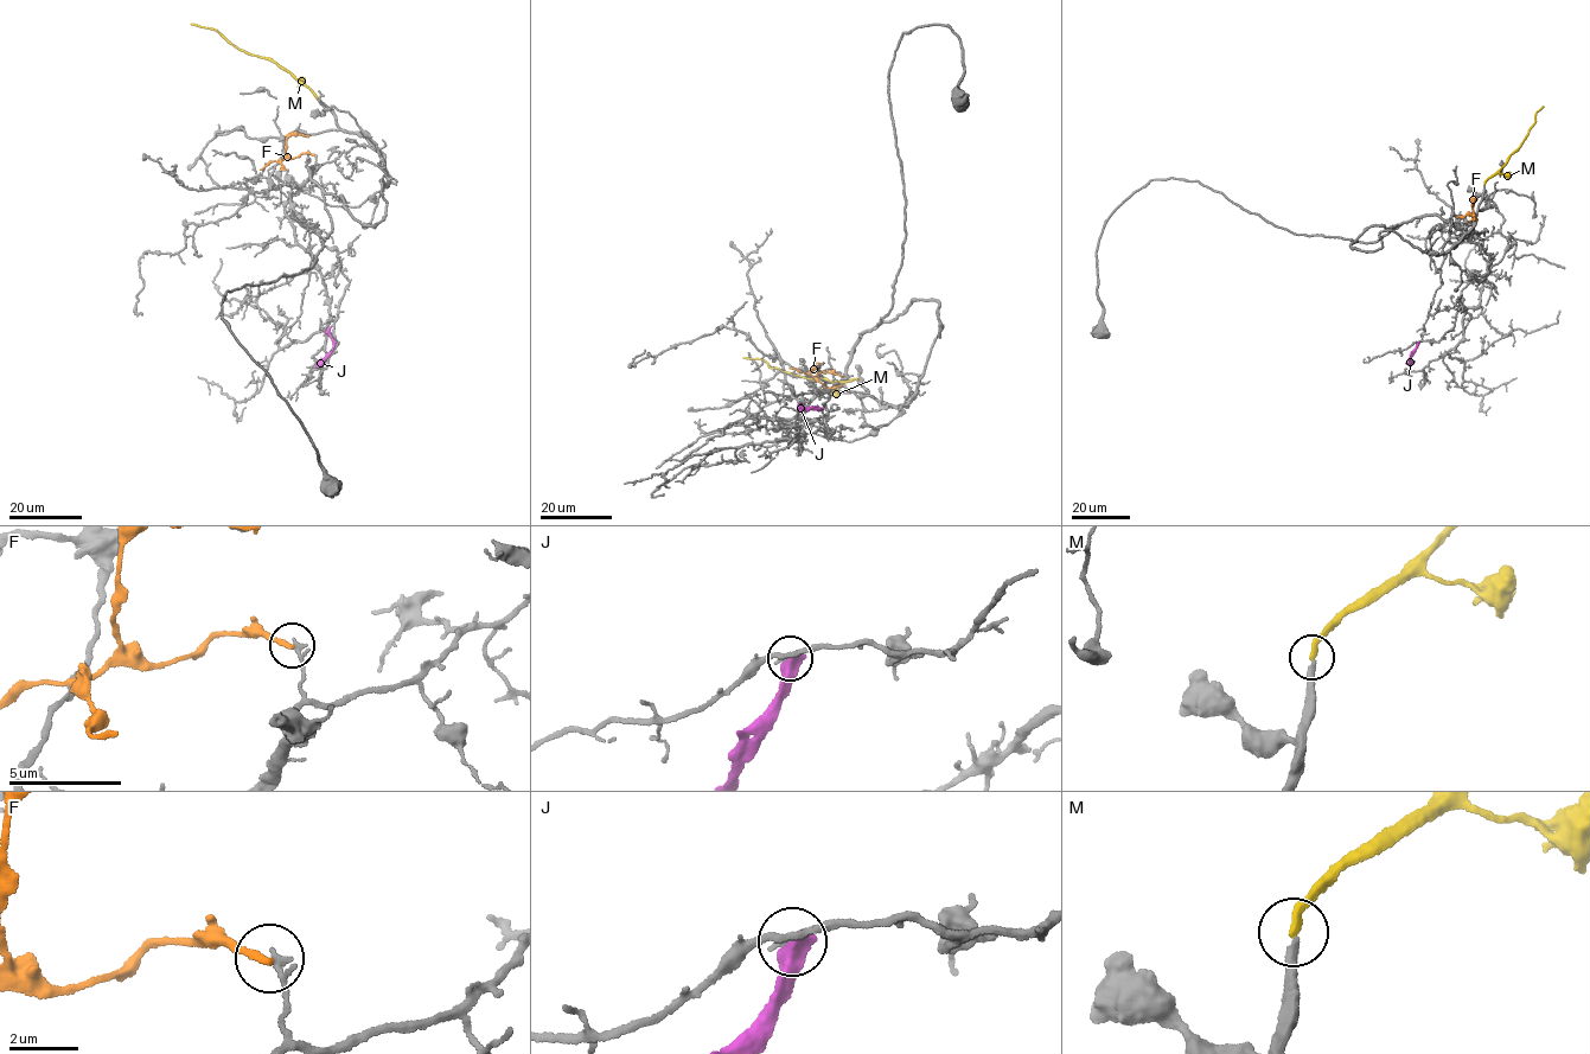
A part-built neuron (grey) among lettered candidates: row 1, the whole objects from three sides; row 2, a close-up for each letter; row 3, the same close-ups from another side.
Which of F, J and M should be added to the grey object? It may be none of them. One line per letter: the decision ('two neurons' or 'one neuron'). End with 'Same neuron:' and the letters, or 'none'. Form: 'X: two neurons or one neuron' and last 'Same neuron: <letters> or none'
F: two neurons
J: two neurons
M: one neuron
Same neuron: M

